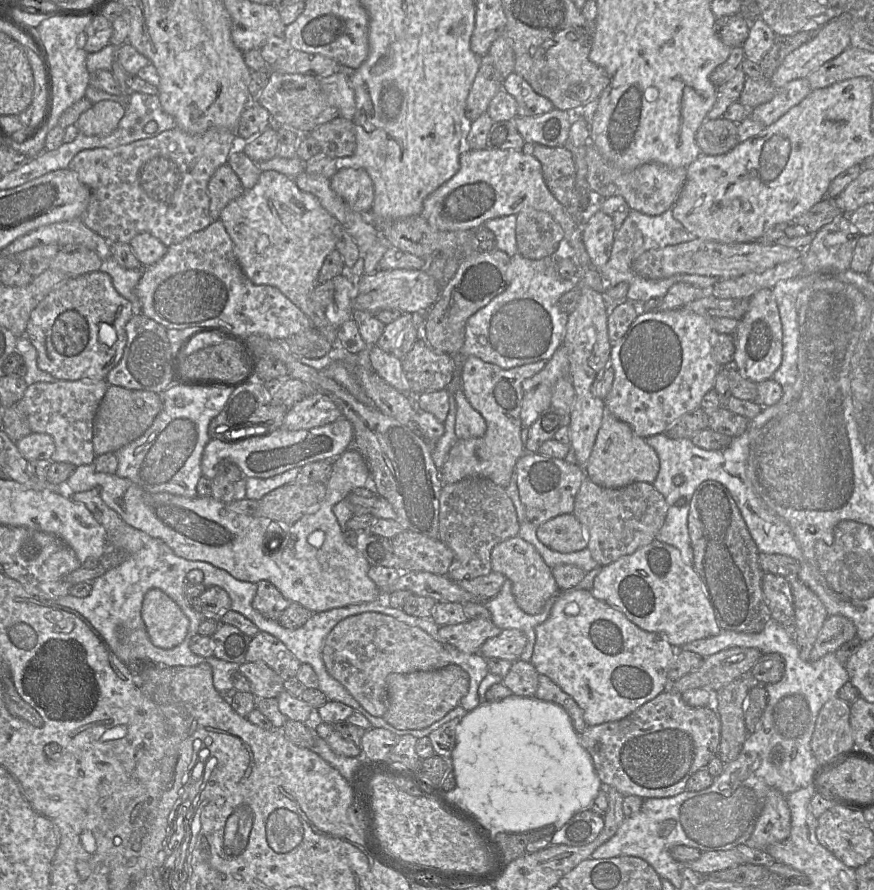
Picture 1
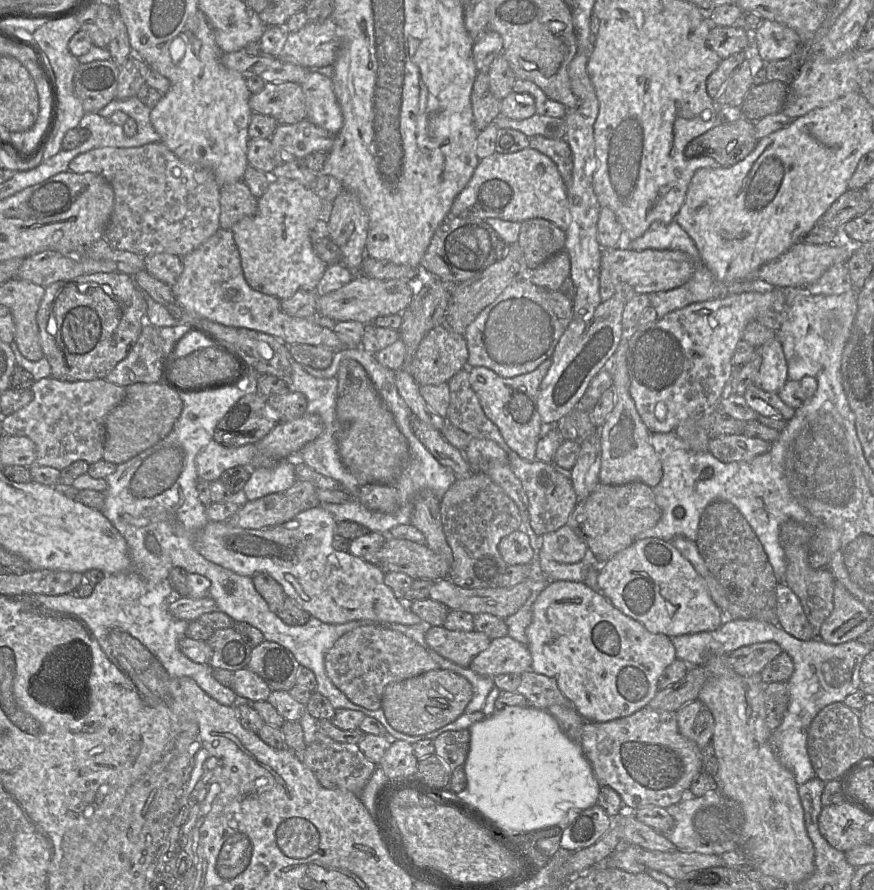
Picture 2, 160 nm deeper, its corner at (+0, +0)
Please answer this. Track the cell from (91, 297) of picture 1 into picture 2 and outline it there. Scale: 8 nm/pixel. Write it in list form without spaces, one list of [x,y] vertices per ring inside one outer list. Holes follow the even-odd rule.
[[[116,271],[84,274],[45,287],[37,311],[40,344],[51,366],[51,377],[69,382],[106,379],[109,372],[125,359],[137,342],[146,322],[147,302],[133,276]]]

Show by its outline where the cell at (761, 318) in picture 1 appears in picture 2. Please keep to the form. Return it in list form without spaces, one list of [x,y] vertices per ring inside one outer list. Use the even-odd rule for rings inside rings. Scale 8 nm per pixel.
[[[775,337],[757,350],[762,362],[753,384],[764,391],[778,393],[788,381],[788,365],[782,344]]]

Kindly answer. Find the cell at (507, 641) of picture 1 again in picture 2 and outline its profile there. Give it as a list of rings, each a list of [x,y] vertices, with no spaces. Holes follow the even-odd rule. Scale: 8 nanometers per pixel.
[[[510,636],[493,639],[489,647],[479,653],[469,668],[482,676],[522,674],[531,670],[532,656],[528,647]]]

